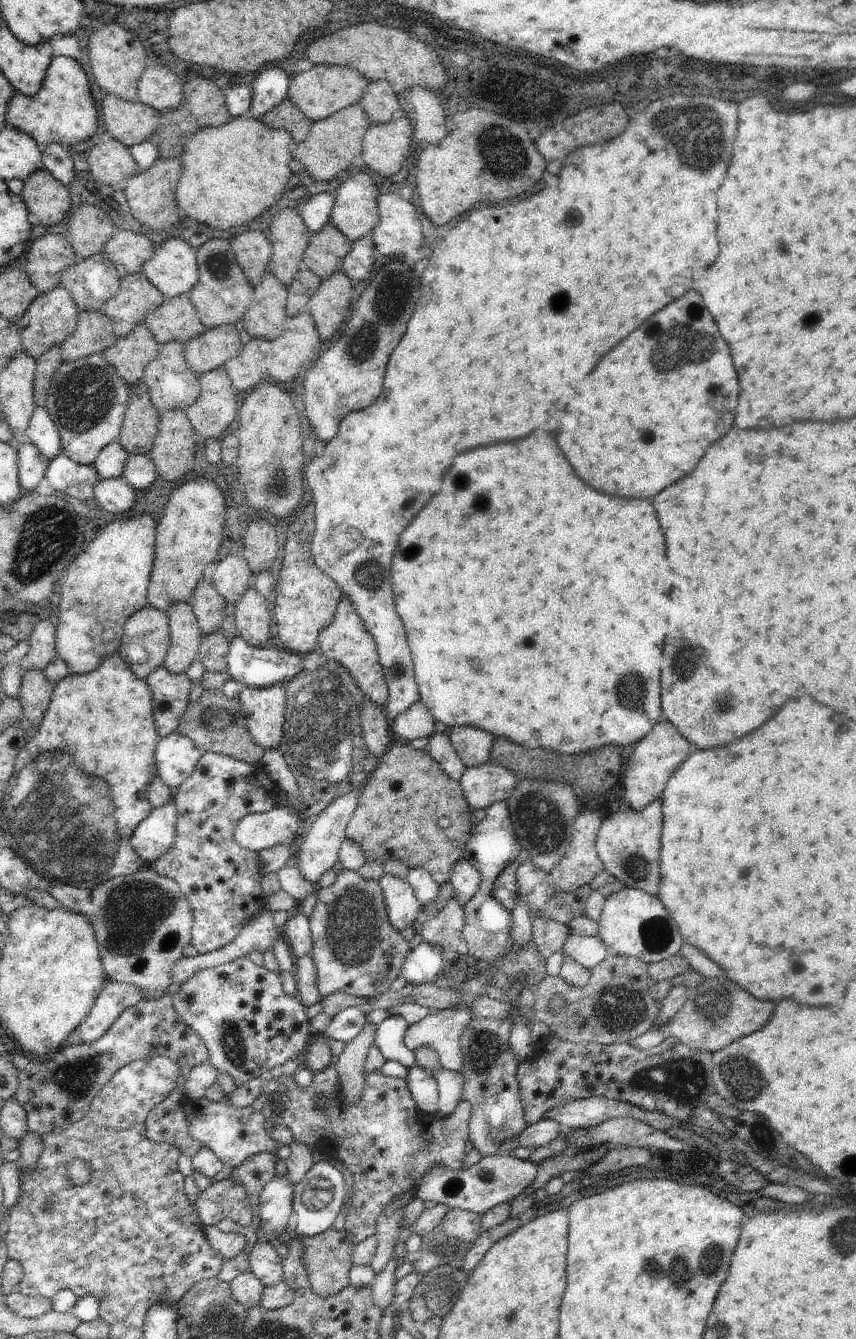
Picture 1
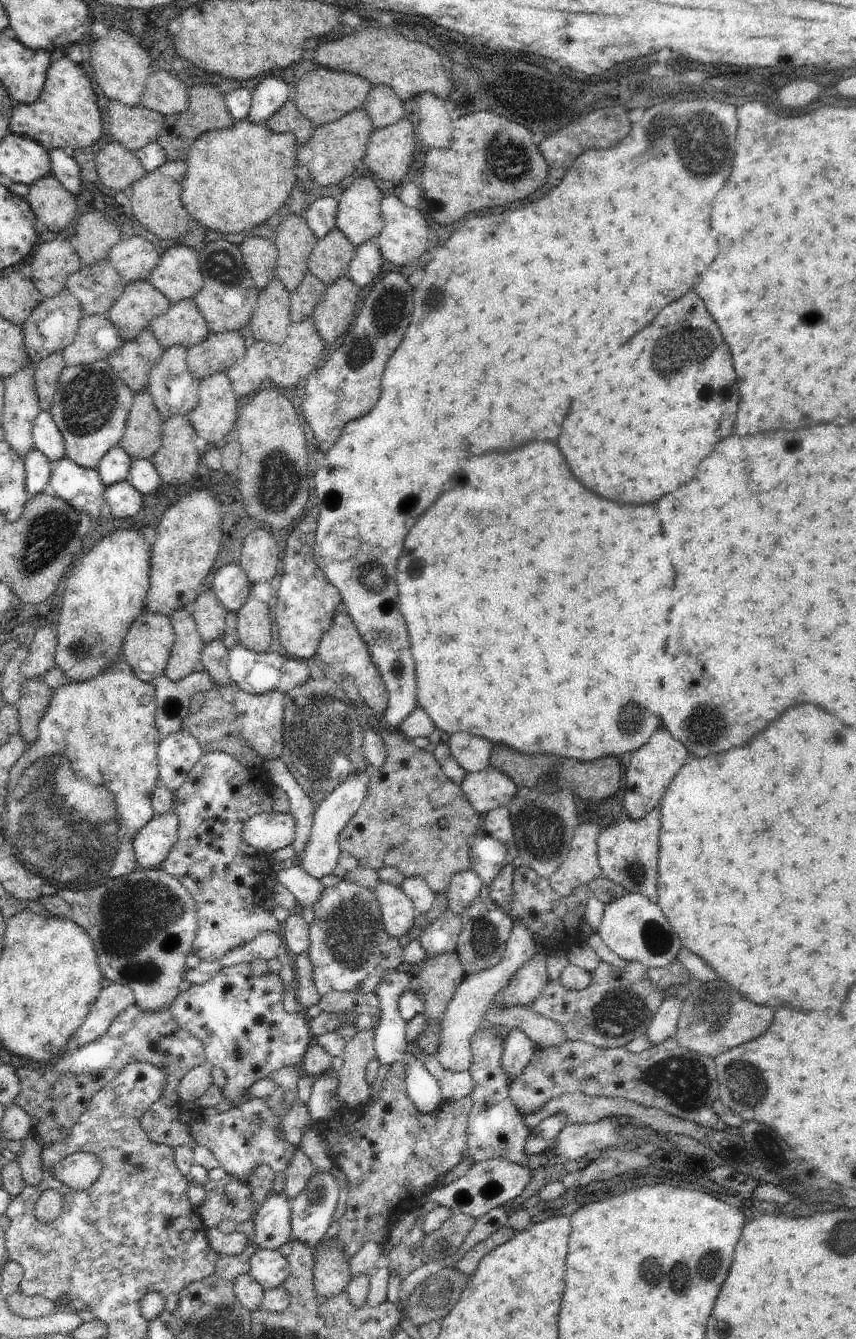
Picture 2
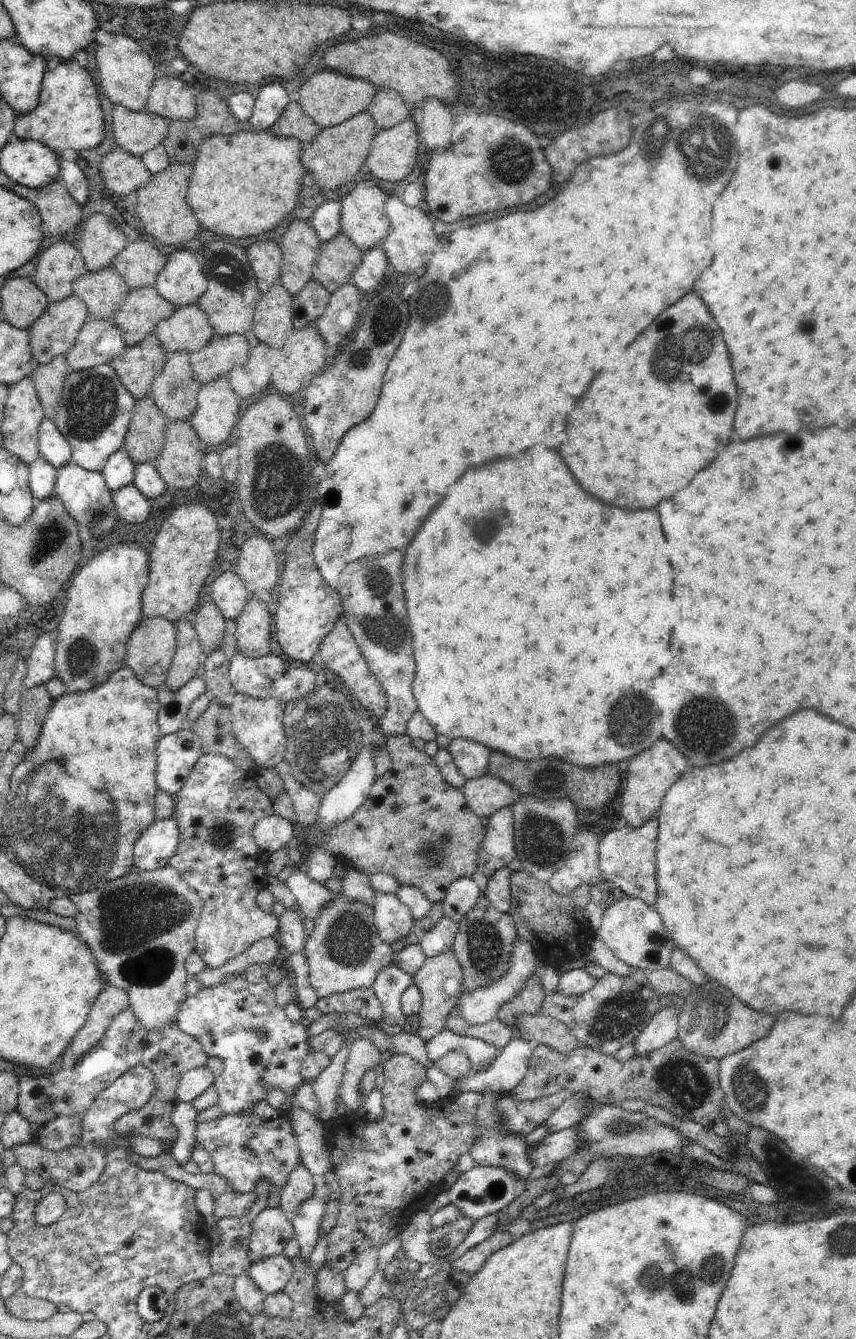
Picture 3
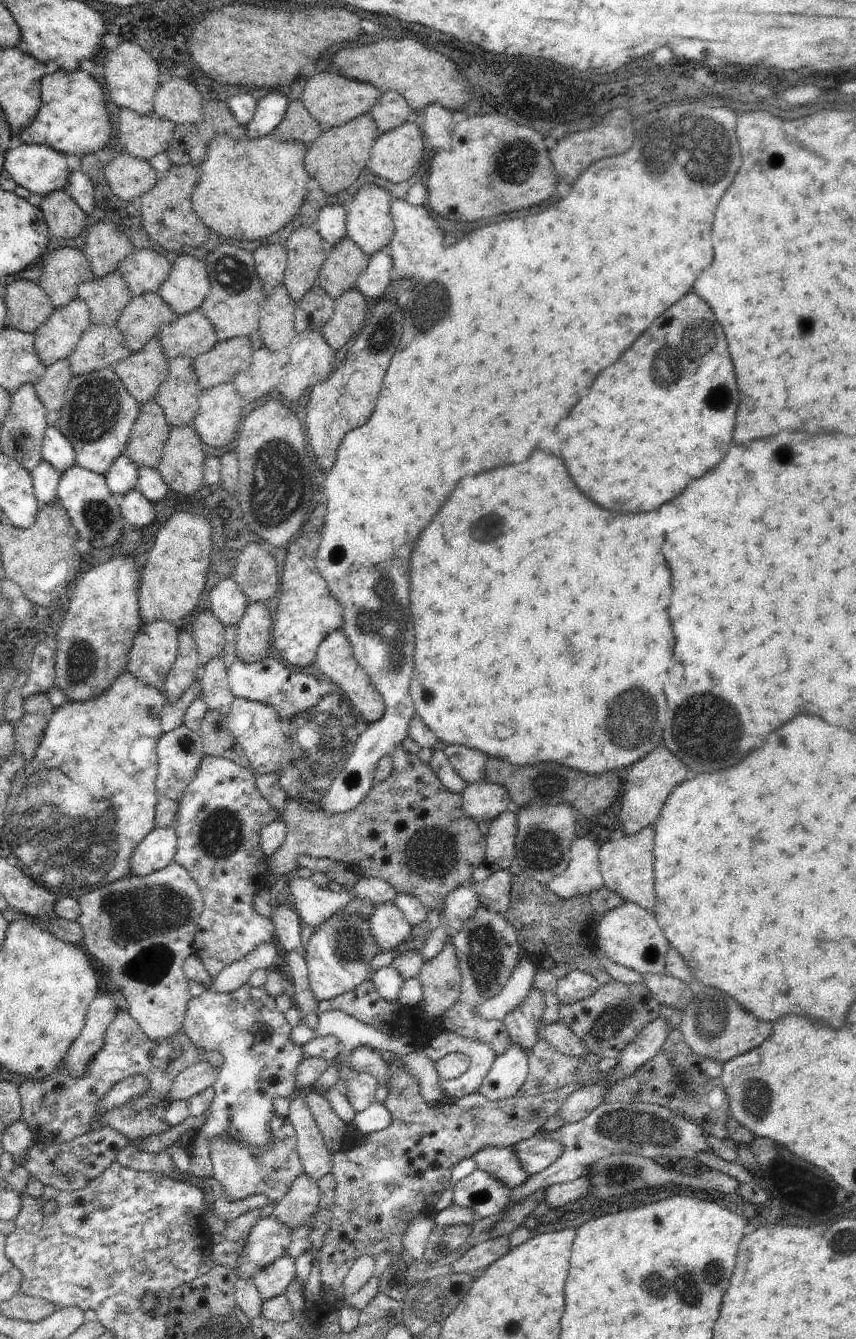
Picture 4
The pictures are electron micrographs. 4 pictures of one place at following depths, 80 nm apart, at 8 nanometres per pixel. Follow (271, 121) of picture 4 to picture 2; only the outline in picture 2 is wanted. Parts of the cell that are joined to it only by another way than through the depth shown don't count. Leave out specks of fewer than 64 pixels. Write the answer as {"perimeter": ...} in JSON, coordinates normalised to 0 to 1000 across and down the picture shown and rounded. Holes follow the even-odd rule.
{"perimeter":[[[308,57],[296,69],[289,89],[294,93],[311,94],[313,89],[321,86],[336,75],[339,66],[340,63],[327,58]]]}

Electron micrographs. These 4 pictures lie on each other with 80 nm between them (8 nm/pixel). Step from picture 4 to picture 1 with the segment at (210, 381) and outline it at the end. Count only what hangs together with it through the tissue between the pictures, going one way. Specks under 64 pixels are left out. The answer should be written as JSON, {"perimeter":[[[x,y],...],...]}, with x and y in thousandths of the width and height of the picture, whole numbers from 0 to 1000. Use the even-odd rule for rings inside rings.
{"perimeter":[[[259,243],[241,246],[231,252],[215,257],[216,270],[232,282],[280,266],[284,258],[276,244]]]}

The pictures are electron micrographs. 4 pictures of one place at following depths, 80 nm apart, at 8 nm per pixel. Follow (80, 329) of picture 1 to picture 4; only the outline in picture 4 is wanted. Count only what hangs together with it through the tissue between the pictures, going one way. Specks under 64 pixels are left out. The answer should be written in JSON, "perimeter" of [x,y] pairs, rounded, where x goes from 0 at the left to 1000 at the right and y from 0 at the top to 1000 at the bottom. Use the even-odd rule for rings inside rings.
{"perimeter":[[[105,243],[93,252],[88,262],[81,266],[86,282],[132,275],[153,264],[145,250],[137,243]]]}

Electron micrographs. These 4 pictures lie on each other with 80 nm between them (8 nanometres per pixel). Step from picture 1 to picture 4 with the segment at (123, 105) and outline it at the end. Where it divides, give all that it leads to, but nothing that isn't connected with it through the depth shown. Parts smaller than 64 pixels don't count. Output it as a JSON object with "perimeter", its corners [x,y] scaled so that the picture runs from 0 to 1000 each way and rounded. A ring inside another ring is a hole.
{"perimeter":[[[141,81],[138,87],[138,105],[144,114],[173,120],[187,114],[195,114],[208,93],[178,86],[166,87],[152,81]]]}

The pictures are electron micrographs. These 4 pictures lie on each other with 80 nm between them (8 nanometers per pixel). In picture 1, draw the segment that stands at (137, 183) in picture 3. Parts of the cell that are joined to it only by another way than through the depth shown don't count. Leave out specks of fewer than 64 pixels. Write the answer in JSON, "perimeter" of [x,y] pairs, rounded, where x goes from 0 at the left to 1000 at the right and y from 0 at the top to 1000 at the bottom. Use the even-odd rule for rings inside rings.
{"perimeter":[[[129,102],[104,112],[102,120],[107,132],[130,140],[141,140],[164,127],[150,110]]]}

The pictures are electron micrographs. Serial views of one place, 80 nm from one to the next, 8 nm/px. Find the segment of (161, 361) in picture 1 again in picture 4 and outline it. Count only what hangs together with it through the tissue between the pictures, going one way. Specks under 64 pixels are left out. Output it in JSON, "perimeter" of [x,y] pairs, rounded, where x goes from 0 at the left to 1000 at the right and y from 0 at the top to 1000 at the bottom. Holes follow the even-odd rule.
{"perimeter":[[[206,267],[197,270],[196,282],[190,285],[180,299],[189,305],[196,317],[203,320],[224,318],[232,305],[234,290],[224,268]]]}

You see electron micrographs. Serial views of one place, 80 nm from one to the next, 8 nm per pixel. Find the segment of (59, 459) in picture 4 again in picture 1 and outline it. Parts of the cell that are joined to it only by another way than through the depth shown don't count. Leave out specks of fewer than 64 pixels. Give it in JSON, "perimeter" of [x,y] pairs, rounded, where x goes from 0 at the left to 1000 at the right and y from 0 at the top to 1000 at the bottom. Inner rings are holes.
{"perimeter":[[[42,304],[30,320],[30,326],[57,344],[72,338],[70,323],[51,304]]]}

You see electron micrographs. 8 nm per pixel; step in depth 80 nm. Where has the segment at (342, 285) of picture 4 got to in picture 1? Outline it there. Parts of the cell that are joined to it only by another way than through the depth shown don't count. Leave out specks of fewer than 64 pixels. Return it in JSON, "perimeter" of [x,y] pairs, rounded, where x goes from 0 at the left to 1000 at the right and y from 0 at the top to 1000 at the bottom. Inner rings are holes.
{"perimeter":[[[387,167],[362,178],[353,199],[370,205],[376,210],[398,202],[402,192],[411,187],[412,181]]]}

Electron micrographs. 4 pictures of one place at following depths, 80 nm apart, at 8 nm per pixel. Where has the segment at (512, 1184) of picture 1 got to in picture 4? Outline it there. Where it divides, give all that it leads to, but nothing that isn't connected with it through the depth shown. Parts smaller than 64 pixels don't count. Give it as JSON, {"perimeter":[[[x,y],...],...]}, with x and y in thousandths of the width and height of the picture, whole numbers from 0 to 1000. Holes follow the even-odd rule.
{"perimeter":[[[555,873],[533,883],[528,895],[530,899],[554,904],[564,910],[584,905],[591,901],[597,889],[578,878]]]}

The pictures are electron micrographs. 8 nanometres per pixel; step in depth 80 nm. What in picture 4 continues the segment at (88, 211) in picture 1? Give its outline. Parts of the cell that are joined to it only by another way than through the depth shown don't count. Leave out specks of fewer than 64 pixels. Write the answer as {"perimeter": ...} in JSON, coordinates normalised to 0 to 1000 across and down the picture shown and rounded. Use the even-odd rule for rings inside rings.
{"perimeter":[[[126,163],[104,169],[100,182],[95,185],[112,208],[121,208],[139,202],[157,184],[146,173]]]}

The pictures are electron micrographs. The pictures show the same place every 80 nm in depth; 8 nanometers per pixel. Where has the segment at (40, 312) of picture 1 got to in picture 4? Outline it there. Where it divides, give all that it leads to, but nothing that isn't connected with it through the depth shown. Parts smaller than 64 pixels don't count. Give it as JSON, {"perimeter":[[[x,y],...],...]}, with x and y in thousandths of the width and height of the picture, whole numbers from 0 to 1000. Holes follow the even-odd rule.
{"perimeter":[[[93,223],[64,231],[56,240],[40,248],[46,270],[57,274],[69,269],[79,268],[105,243],[104,229]]]}

